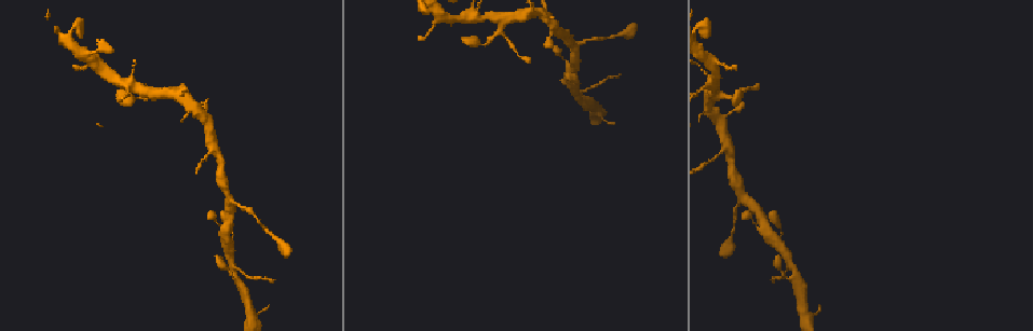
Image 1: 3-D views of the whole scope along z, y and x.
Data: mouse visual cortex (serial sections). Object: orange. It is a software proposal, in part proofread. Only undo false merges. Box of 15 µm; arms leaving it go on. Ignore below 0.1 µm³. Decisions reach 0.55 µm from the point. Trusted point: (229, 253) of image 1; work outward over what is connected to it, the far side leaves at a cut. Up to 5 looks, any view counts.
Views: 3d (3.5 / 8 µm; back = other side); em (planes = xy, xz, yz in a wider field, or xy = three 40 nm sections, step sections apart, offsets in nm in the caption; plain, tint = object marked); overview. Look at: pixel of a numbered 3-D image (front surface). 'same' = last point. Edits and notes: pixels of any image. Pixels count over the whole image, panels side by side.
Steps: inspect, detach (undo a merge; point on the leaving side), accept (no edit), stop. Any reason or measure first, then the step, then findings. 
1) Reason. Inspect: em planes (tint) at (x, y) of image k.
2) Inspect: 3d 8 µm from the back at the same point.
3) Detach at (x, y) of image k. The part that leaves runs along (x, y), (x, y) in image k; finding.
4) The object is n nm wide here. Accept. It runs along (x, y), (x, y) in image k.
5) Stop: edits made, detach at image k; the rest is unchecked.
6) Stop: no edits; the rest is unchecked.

Two arms in line, one across. Inspect: 3d 3.5 µm at (561, 30) of image 1.

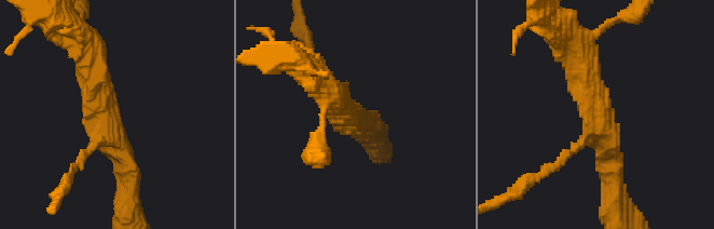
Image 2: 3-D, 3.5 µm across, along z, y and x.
Inspect: em xy step 2 (tint) at (601, 124) of image 2.

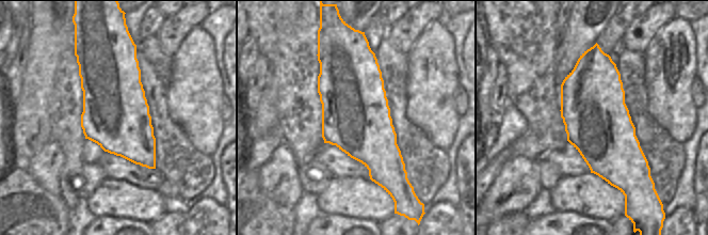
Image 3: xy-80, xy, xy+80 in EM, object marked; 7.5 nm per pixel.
3 arms meet here. Accept. It runs along (129, 188), (90, 59) in image 2; all the same cell.

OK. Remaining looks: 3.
Sudden change in width. Inspect: 3d 3.5 µm from the back at (493, 37) of image 1.

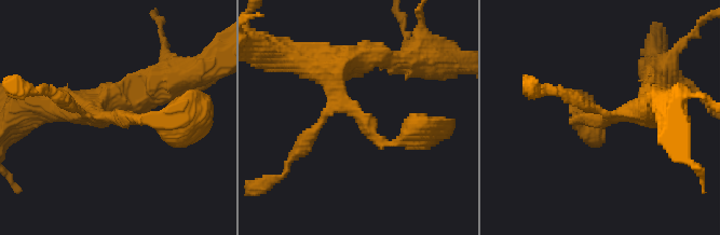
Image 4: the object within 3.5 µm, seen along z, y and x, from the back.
Shape alone is not enough. Inspect: em xy step 5 (tint) at (356, 117) of image 4.

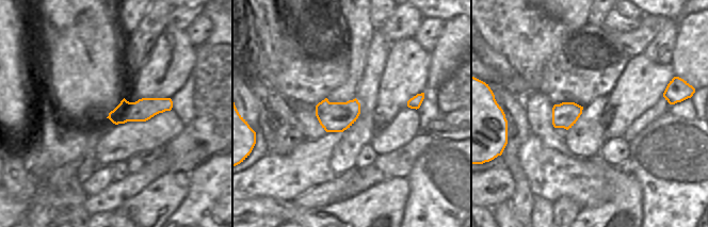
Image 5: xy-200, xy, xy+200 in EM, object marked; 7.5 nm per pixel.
Accept. It runs along (321, 59), (380, 140), (417, 132) in image 4; all the same cell.

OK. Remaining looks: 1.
Stop: no edits; the rest is unchecked.

